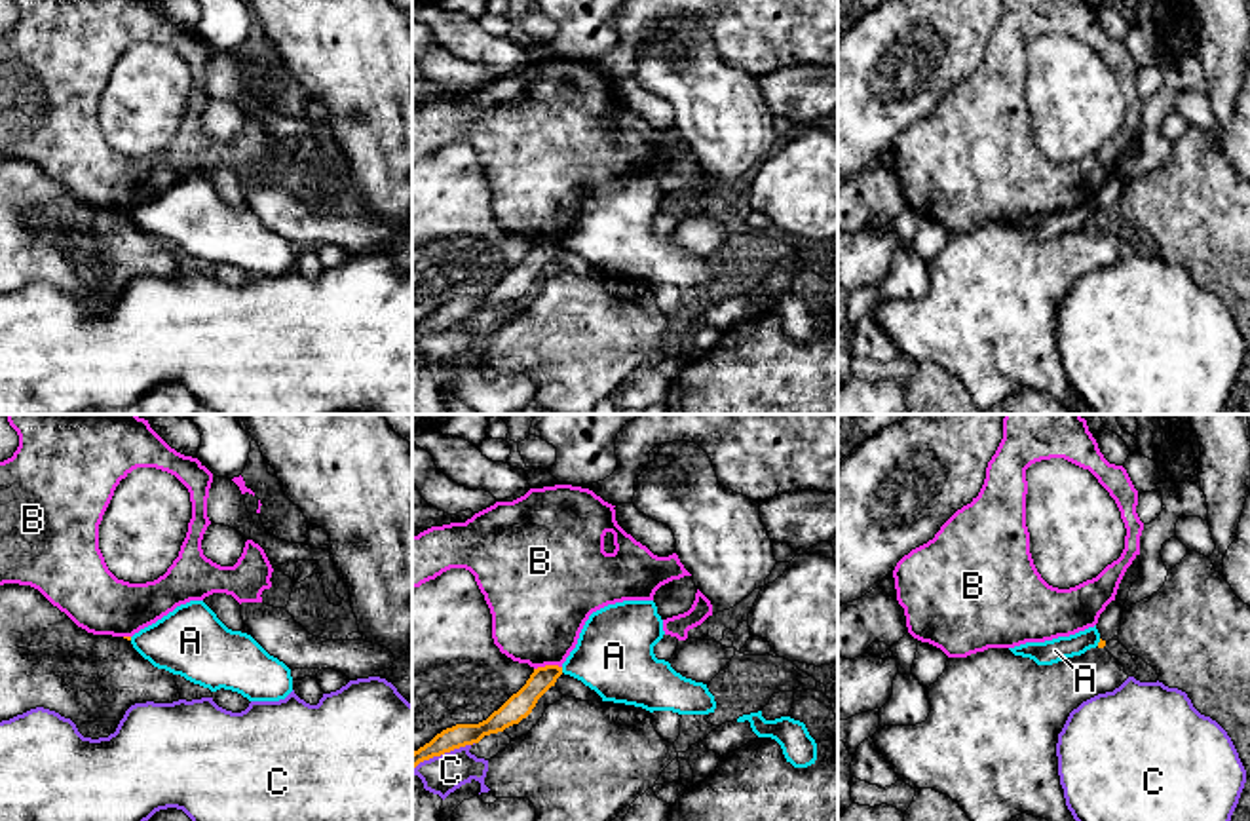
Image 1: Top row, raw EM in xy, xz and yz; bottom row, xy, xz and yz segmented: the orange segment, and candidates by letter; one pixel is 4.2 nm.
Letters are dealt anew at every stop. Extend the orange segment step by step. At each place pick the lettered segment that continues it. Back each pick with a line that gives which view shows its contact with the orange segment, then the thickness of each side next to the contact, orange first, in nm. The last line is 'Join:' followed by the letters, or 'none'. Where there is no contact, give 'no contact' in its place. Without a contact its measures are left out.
Join: none

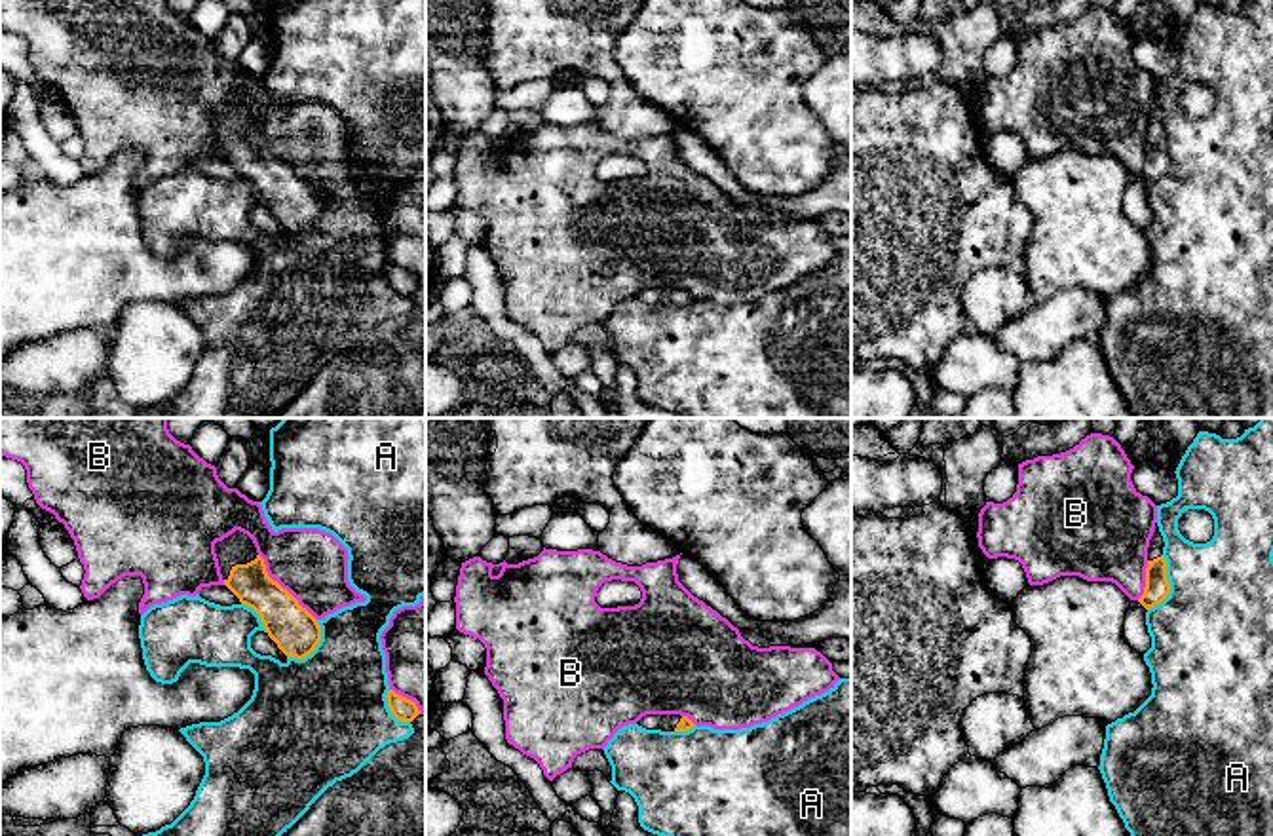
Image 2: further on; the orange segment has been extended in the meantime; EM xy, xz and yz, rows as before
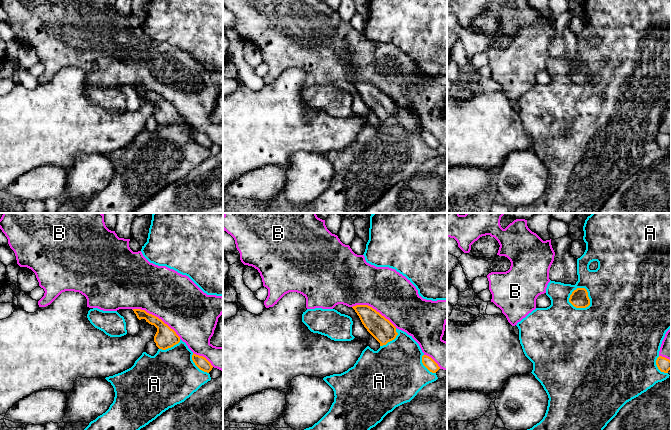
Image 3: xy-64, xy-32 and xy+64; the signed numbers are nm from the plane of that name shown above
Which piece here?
Join: none

